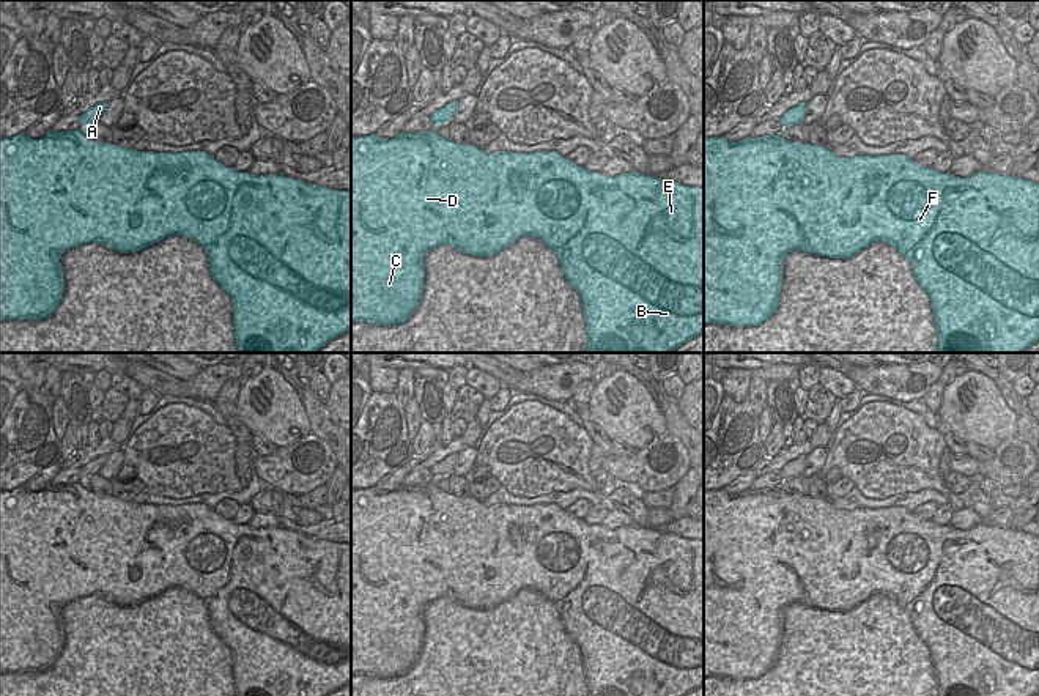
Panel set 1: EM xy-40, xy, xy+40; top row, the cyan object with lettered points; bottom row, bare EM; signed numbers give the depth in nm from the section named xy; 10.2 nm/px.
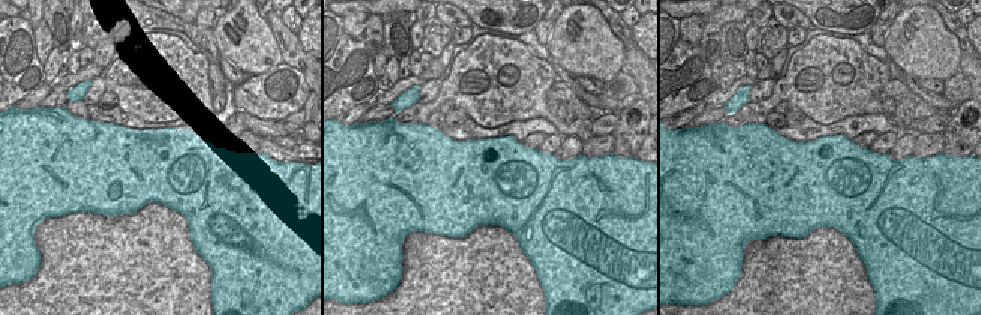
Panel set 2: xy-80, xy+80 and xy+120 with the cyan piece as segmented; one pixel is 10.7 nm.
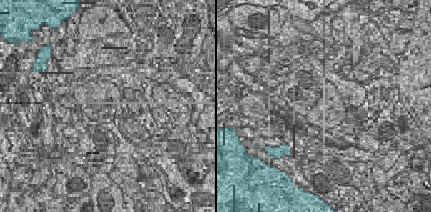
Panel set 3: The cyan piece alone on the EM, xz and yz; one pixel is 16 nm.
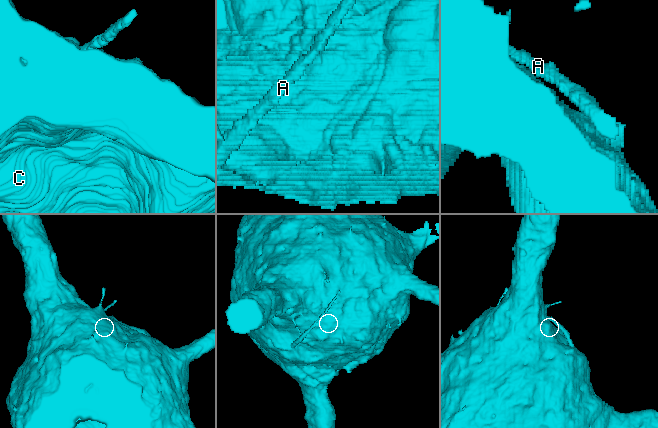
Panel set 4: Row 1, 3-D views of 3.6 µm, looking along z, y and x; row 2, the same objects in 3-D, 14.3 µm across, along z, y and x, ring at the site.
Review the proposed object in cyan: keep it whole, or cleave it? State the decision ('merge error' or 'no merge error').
no merge error

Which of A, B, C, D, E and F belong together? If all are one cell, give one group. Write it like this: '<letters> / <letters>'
A B C D E F

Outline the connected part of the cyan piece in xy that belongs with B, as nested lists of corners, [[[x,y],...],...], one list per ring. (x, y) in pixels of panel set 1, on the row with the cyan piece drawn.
[[[434,129],[379,139],[375,134],[351,135],[351,323],[367,321],[383,326],[405,323],[416,310],[423,291],[423,255],[441,244],[450,244],[463,254],[491,257],[521,236],[534,236],[557,254],[562,272],[579,293],[587,332],[586,353],[671,353],[674,348],[704,332],[704,187],[690,187],[634,172],[603,176],[587,172],[557,151],[486,154],[474,145],[446,140]]]

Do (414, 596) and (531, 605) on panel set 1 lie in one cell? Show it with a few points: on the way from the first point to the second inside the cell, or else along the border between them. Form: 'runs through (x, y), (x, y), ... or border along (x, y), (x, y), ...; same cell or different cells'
runs through (443, 592), (457, 596), (502, 596); same cell

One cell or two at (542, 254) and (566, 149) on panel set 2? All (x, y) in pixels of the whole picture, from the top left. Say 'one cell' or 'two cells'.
two cells

